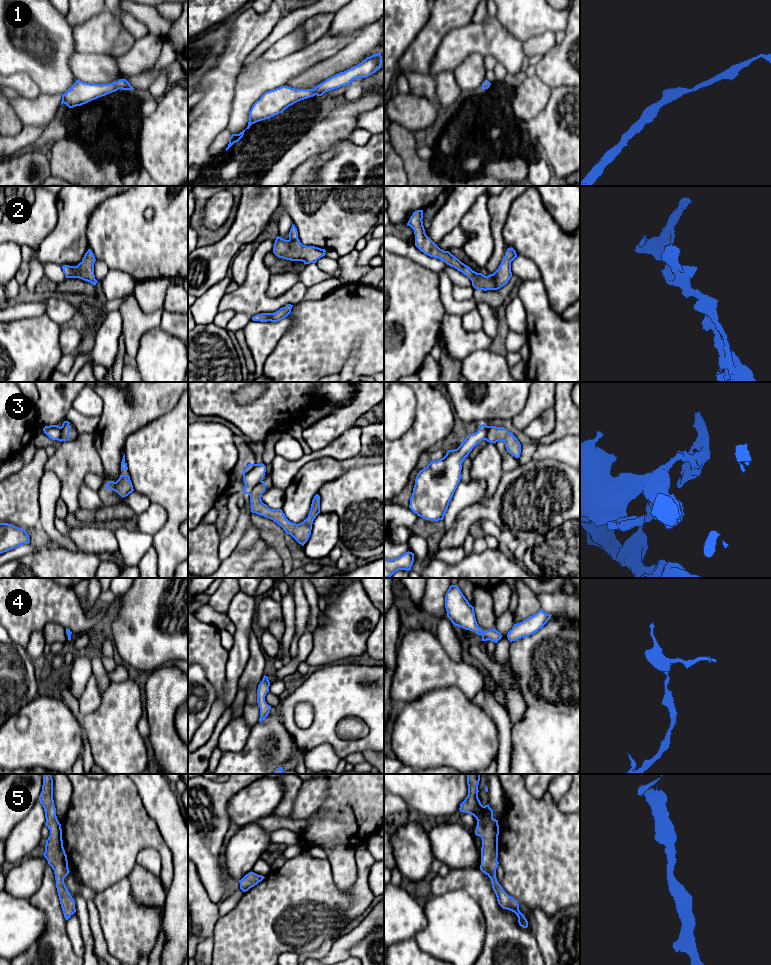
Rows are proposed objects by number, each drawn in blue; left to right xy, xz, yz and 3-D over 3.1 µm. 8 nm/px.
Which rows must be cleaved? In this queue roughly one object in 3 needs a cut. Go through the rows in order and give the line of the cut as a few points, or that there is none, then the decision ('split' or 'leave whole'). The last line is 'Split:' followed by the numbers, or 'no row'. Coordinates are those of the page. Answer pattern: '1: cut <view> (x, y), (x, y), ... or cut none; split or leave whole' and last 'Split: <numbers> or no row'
1: cut none; leave whole
2: cut none; leave whole
3: cut xz (261, 480), (248, 493); split
4: cut none; leave whole
5: cut none; leave whole
Split: 3

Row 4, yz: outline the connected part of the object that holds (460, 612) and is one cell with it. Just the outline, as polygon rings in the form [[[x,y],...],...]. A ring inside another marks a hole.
[[[458,585],[449,587],[445,596],[445,608],[447,617],[455,626],[474,631],[482,636],[482,641],[490,640],[497,643],[502,638],[501,633],[495,628],[484,632],[478,626],[474,607],[465,598]]]

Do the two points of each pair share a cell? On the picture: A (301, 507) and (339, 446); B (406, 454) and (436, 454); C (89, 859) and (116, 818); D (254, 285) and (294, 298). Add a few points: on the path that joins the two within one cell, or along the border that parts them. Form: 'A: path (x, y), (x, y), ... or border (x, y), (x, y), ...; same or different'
A: border (355, 454), (345, 459), (317, 457), (309, 461); different
B: border (442, 444), (439, 444), (430, 451); different
C: path (99, 849), (102, 846), (102, 833), (106, 828); same
D: path (264, 295), (269, 300), (284, 299); same

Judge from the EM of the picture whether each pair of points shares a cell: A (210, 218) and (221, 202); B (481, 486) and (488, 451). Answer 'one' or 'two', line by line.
A: one
B: two

